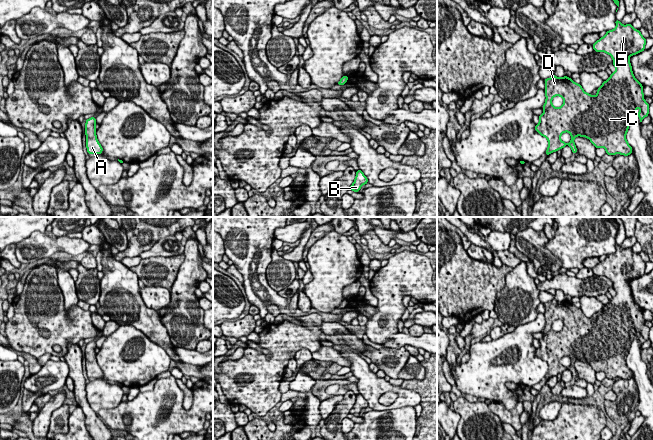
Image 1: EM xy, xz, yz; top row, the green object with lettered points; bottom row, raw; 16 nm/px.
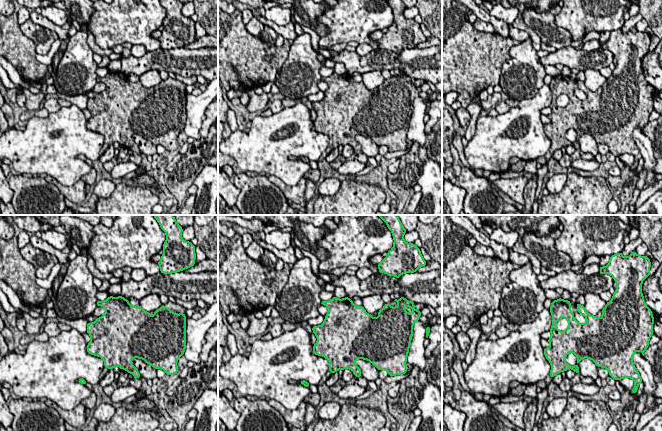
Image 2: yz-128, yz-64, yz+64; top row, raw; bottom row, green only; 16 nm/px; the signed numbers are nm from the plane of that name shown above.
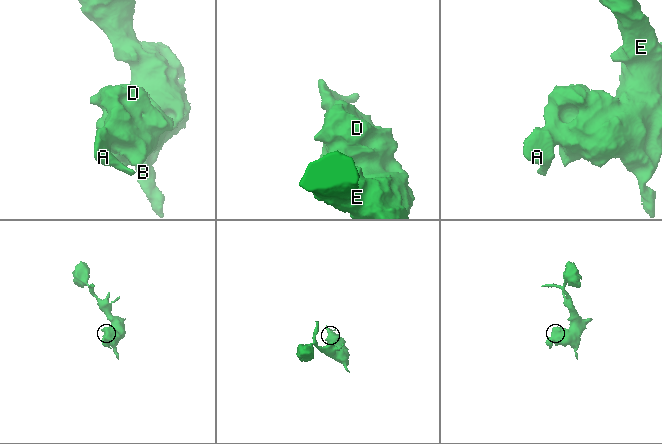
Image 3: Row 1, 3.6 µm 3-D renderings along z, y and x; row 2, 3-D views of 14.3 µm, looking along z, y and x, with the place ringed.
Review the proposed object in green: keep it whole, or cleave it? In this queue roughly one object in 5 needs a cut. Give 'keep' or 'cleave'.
keep

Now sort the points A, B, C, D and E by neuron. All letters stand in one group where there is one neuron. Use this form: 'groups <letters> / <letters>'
groups A B C D E

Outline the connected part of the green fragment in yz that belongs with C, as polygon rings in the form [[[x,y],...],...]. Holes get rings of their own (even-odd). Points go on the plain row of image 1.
[[[615,244],[616,252],[609,254],[596,265],[592,270],[596,276],[605,276],[613,283],[616,295],[611,298],[607,305],[603,305],[597,313],[597,319],[592,320],[586,317],[580,308],[575,307],[571,302],[564,300],[558,302],[553,299],[545,306],[545,328],[542,333],[544,337],[539,339],[539,347],[535,349],[535,354],[548,364],[546,379],[557,376],[559,373],[569,369],[574,378],[577,372],[574,367],[576,360],[586,361],[596,371],[603,371],[608,379],[631,379],[632,371],[626,364],[626,358],[632,341],[636,338],[636,332],[640,332],[638,337],[640,346],[649,339],[649,327],[644,324],[643,309],[638,306],[632,296],[629,281],[645,274],[646,263],[640,254],[634,253],[632,248],[623,249],[621,245]],[[561,320],[564,327],[561,331],[555,332],[552,323]],[[564,356],[569,356],[571,365],[567,368],[560,363]]]

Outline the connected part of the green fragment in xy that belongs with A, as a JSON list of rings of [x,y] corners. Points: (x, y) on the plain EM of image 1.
[[[95,341],[87,343],[85,347],[86,371],[89,378],[101,378],[103,376],[103,372],[96,360],[96,348]]]

